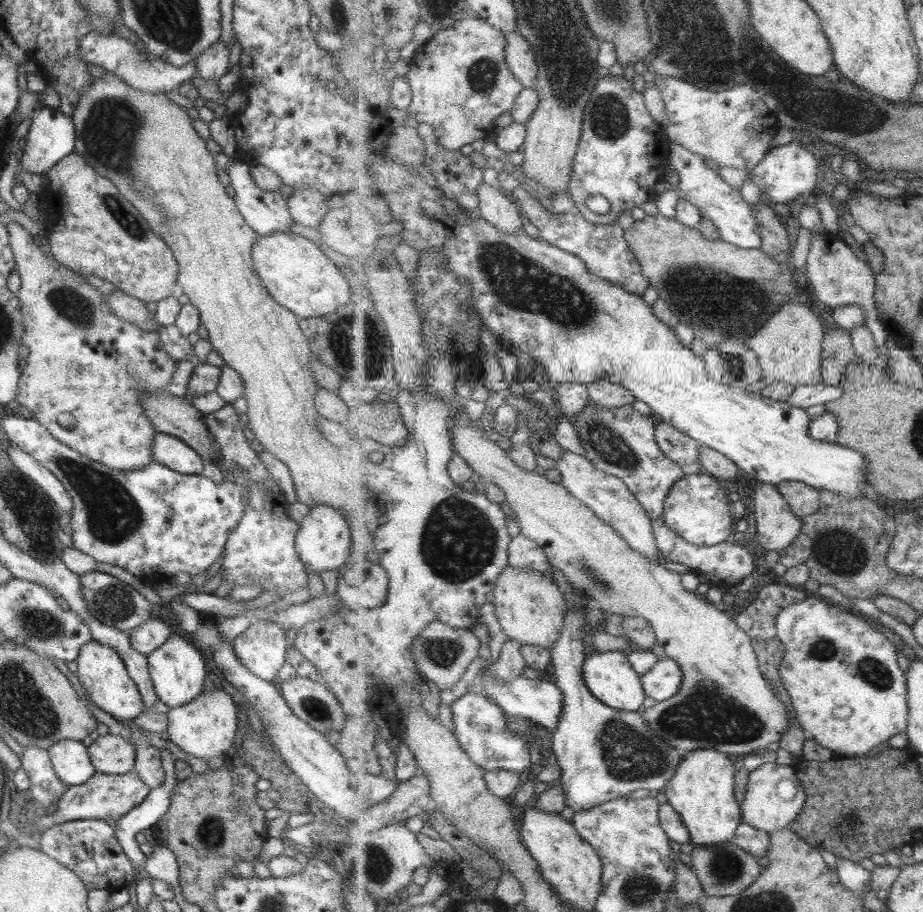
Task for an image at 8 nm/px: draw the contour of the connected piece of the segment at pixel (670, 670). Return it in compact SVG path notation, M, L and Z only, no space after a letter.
M667 656L642 675L646 695L657 702L669 700L680 691L684 679L680 664Z

